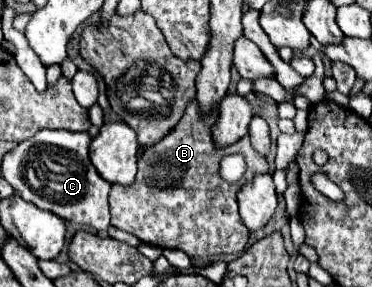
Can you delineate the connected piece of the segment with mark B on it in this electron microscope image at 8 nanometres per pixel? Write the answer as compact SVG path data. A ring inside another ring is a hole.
M196 99L186 107L184 117L160 143L140 151L138 175L130 187L112 185L110 191L110 215L112 225L136 235L142 243L150 243L162 249L182 249L190 257L210 257L222 253L242 253L250 231L240 221L236 195L244 183L254 175L270 171L268 161L262 159L250 145L250 137L242 137L236 143L220 149L210 131L218 121L218 105L210 115L202 115ZM242 153L246 157L246 175L238 183L226 183L218 175L218 165L224 155Z

